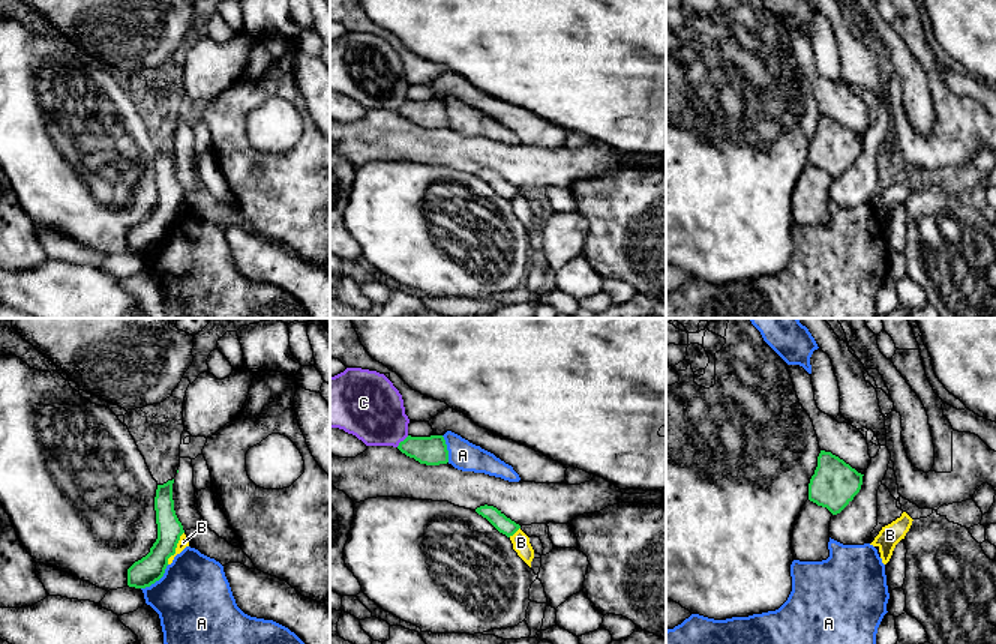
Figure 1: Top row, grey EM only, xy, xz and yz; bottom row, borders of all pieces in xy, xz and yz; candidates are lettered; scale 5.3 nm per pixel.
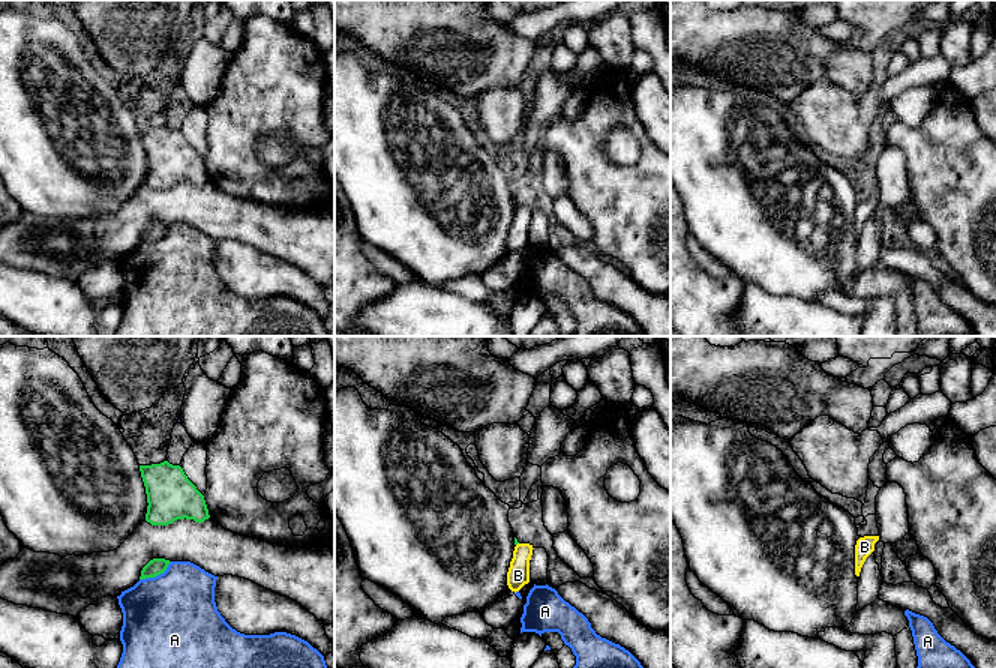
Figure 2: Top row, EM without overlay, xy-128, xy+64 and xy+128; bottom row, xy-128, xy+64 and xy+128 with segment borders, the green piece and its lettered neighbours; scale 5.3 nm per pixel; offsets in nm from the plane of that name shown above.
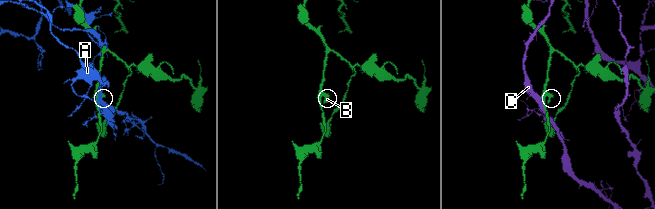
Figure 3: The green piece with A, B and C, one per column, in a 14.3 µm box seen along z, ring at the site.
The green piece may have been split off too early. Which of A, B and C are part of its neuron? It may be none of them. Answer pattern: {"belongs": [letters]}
{"belongs": []}

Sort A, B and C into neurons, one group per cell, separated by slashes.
A / B / C

